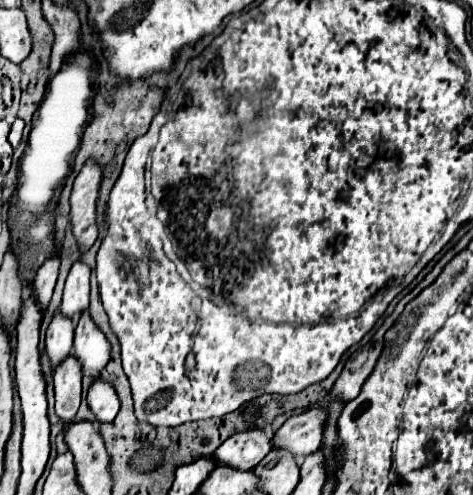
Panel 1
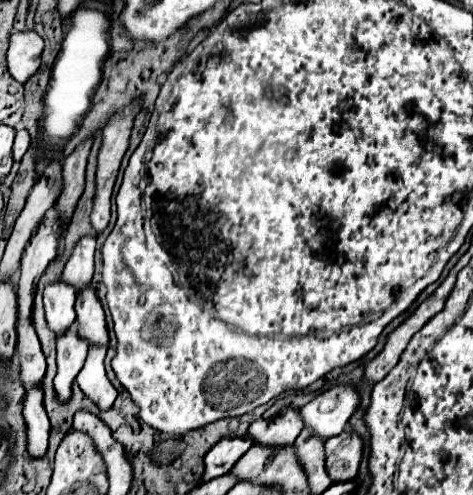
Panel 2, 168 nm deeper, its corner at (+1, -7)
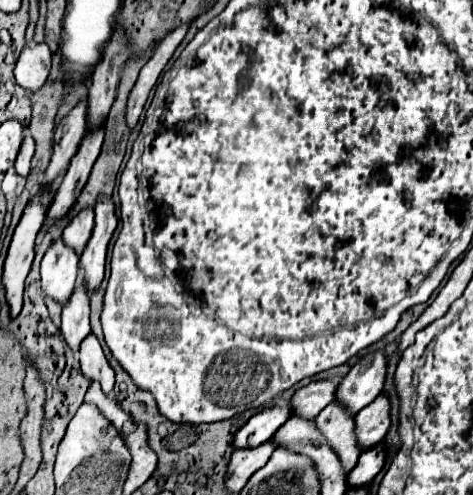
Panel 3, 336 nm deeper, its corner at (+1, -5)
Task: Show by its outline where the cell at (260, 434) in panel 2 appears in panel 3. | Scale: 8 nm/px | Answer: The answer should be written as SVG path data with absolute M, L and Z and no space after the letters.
M325 379L325 381L313 381L307 387L301 387L295 391L291 405L293 413L301 413L303 417L315 419L319 411L323 411L329 403L333 403L333 397L337 393L337 383Z

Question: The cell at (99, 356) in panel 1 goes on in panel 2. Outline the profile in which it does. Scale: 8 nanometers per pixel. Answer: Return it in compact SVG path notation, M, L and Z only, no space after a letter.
M91 287L77 295L75 311L77 311L75 325L77 325L79 337L89 341L89 345L107 347L109 345L109 329L105 323L105 313L103 313L103 307Z

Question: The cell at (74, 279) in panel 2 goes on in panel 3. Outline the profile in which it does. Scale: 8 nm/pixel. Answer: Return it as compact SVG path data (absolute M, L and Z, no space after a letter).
M85 207L63 229L63 241L65 245L73 247L73 251L79 255L85 249L85 241L89 241L91 231L93 231L93 207Z

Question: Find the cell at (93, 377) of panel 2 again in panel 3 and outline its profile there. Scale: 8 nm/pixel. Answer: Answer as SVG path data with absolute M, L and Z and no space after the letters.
M89 333L83 339L79 353L81 353L81 371L85 373L85 377L99 381L103 391L109 393L115 385L115 371L109 365L107 357L101 349L101 343L97 341L97 337L93 333Z

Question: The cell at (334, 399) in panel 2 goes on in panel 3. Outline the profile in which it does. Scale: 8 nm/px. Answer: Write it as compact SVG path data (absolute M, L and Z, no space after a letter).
M373 351L361 357L347 377L337 387L337 401L347 405L351 413L359 413L369 405L381 391L387 377L387 355L385 351Z

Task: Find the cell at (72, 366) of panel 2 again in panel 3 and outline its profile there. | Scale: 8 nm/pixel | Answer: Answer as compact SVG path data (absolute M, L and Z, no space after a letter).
M79 277L77 287L73 289L71 297L63 305L61 315L61 333L71 349L79 349L81 341L91 333L89 325L89 295L83 279Z

